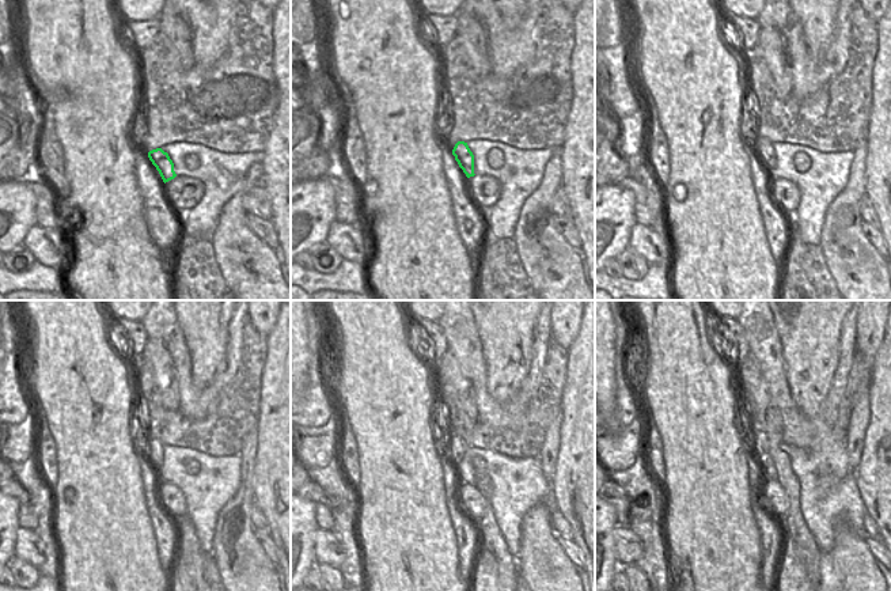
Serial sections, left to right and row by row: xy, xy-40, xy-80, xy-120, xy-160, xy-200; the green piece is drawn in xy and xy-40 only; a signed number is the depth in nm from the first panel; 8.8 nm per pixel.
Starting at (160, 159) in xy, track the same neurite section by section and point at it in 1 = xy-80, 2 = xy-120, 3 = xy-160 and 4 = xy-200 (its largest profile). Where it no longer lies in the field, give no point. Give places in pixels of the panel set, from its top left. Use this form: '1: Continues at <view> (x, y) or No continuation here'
1: Continues at xy-80 (764, 148)
2: Continues at xy-120 (154, 447)
3: Continues at xy-160 (457, 447)
4: Continues at xy-200 (761, 446).

